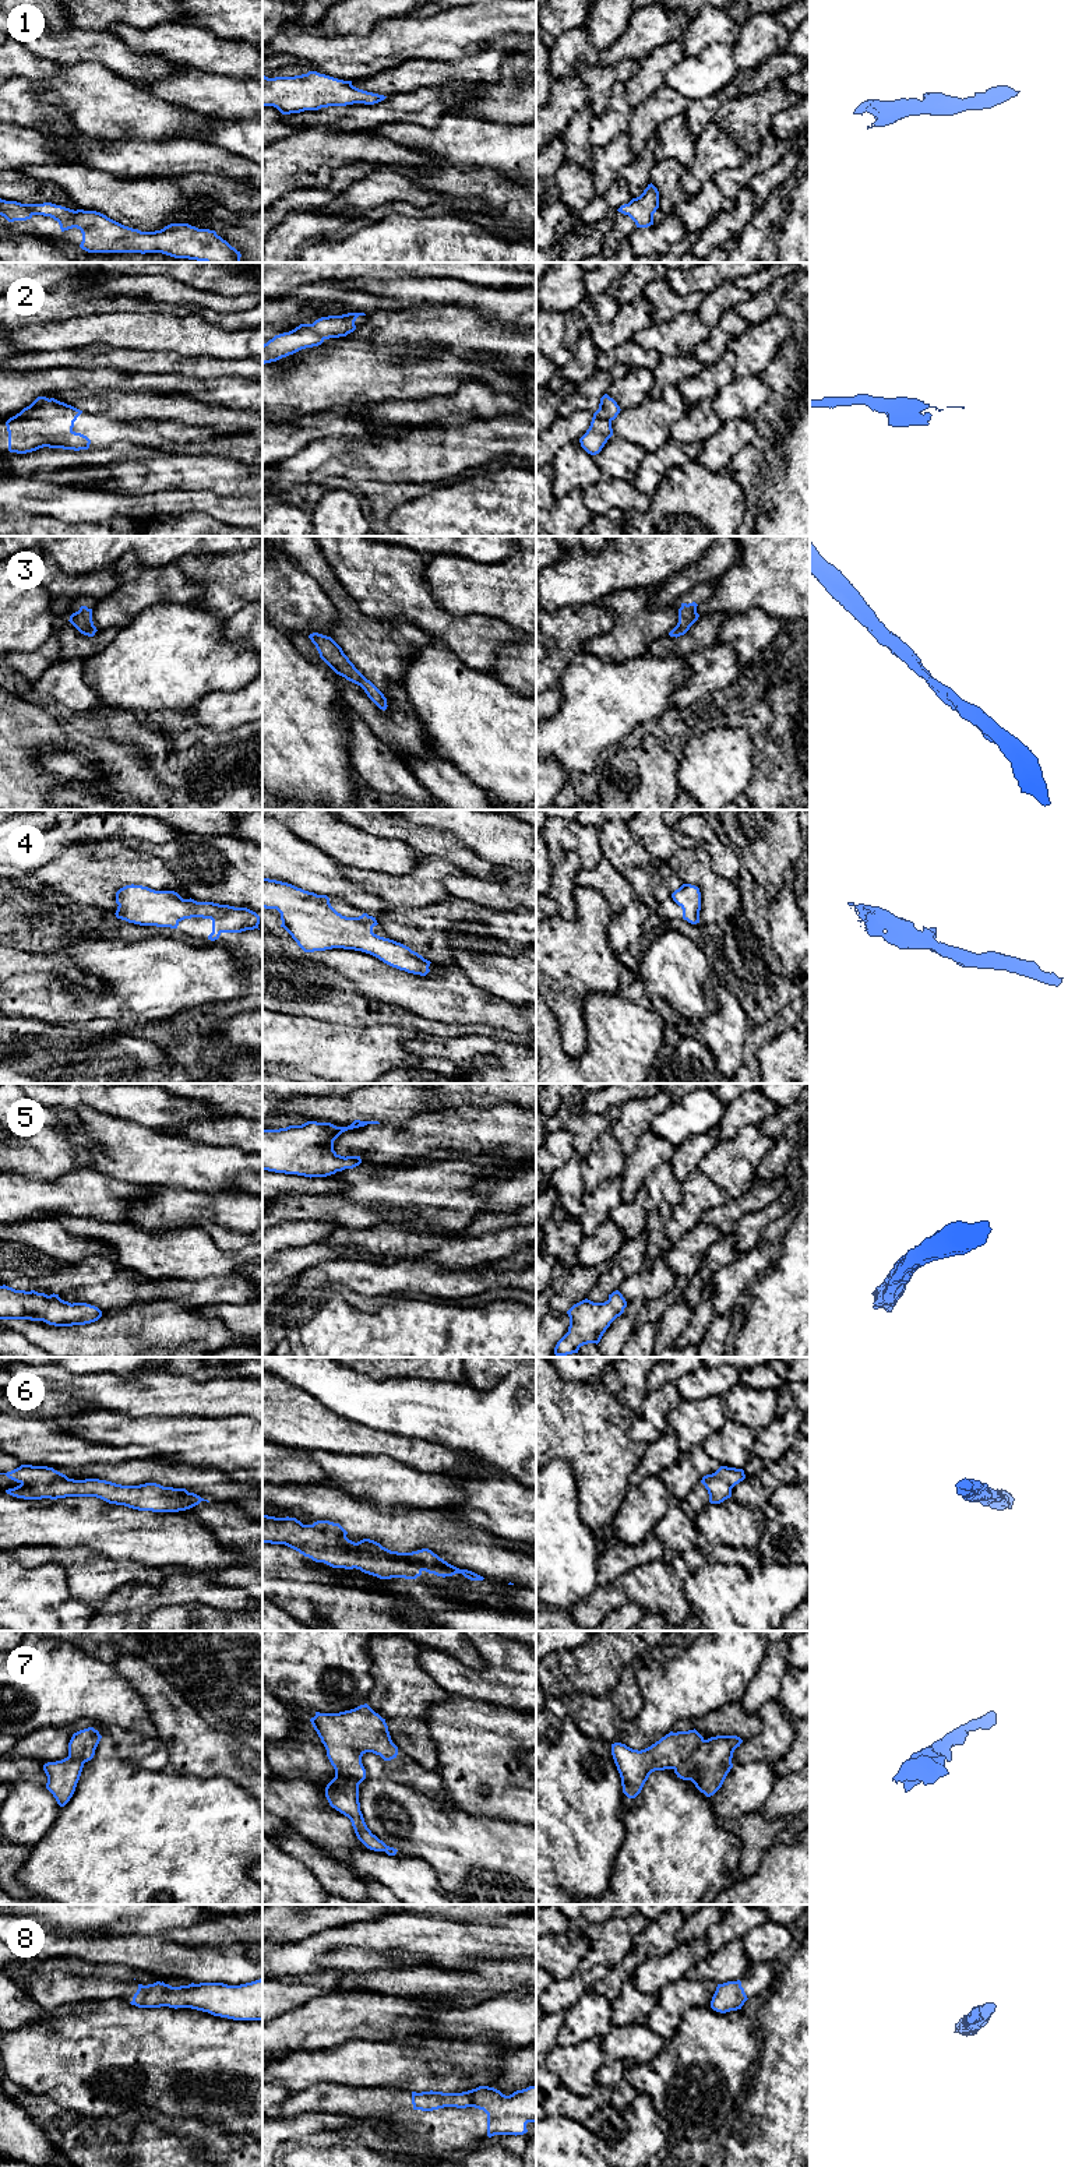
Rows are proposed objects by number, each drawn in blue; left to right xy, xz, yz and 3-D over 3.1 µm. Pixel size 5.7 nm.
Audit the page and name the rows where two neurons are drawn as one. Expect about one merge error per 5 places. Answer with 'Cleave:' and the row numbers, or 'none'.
Cleave: 7

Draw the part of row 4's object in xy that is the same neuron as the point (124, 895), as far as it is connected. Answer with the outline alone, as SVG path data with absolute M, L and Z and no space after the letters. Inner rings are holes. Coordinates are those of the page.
M134 884L116 892L116 903L117 919L140 926L177 929L184 919L211 919L211 941L218 940L222 933L242 933L258 929L260 924L260 916L247 908L183 899L175 891L155 891Z

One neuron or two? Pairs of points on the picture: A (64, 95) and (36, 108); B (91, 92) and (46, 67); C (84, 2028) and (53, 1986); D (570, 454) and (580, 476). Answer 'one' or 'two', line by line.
A: two
B: two
C: two
D: one

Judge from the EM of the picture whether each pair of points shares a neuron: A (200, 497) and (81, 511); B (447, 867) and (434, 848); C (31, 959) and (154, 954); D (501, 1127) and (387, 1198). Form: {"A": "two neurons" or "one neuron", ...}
{"A": "one neuron", "B": "two neurons", "C": "two neurons", "D": "two neurons"}

